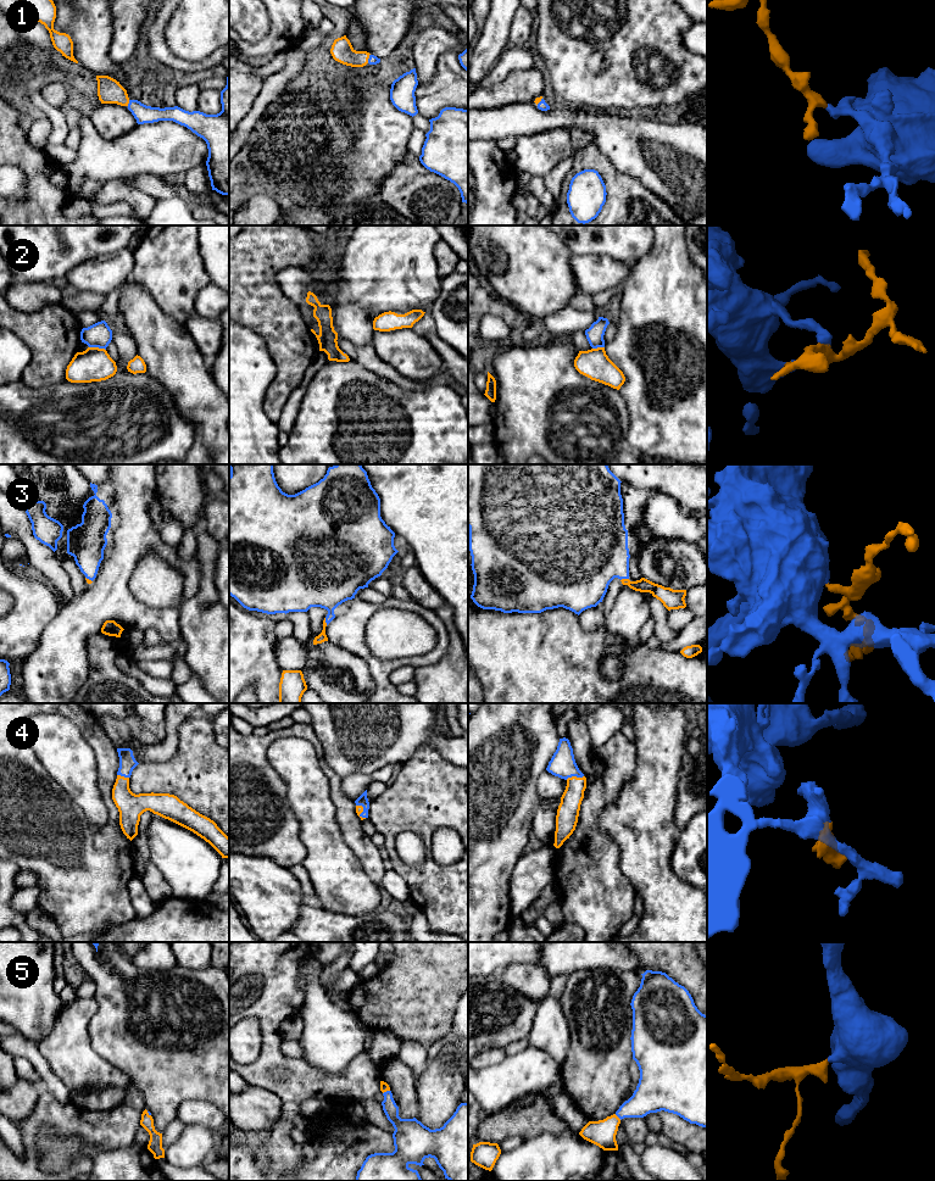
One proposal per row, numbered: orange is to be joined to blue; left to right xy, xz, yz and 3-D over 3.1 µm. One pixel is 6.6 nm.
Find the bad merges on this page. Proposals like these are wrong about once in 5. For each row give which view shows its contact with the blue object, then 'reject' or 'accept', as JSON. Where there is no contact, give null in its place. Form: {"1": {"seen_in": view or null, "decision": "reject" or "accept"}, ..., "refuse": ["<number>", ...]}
{"1": {"seen_in": "xz", "decision": "accept"}, "2": {"seen_in": "xy", "decision": "accept"}, "3": {"seen_in": "yz", "decision": "accept"}, "4": {"seen_in": "yz", "decision": "accept"}, "5": {"seen_in": "yz", "decision": "accept"}, "refuse": []}

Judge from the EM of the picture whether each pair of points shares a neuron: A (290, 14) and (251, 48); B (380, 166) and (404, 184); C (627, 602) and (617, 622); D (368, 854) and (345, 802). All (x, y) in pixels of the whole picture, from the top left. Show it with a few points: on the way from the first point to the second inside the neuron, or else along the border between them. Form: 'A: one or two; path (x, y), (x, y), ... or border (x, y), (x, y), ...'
A: one; path (285, 24), (262, 48)
B: two; border (407, 151), (379, 188)
C: one; path (627, 607), (627, 612), (622, 617)
D: one; path (359, 841), (351, 831), (348, 815)

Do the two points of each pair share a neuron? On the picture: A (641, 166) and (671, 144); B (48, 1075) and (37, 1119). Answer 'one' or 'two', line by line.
A: one
B: two

